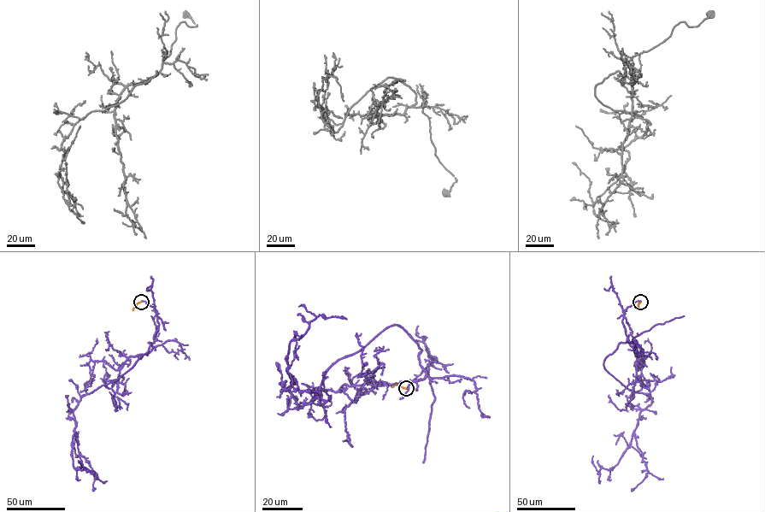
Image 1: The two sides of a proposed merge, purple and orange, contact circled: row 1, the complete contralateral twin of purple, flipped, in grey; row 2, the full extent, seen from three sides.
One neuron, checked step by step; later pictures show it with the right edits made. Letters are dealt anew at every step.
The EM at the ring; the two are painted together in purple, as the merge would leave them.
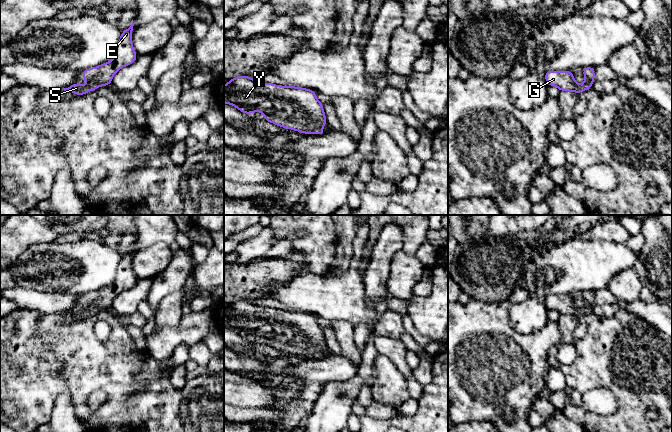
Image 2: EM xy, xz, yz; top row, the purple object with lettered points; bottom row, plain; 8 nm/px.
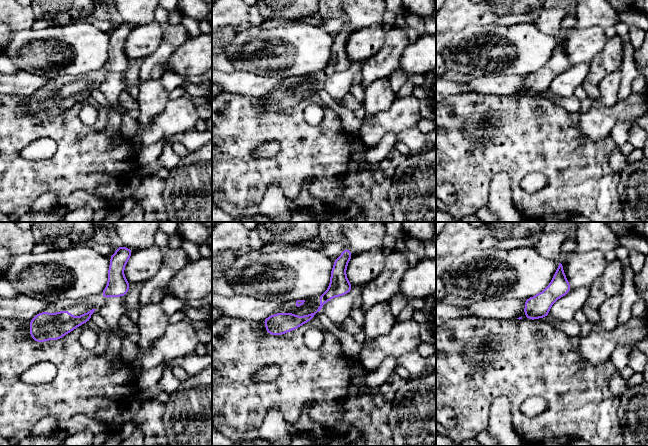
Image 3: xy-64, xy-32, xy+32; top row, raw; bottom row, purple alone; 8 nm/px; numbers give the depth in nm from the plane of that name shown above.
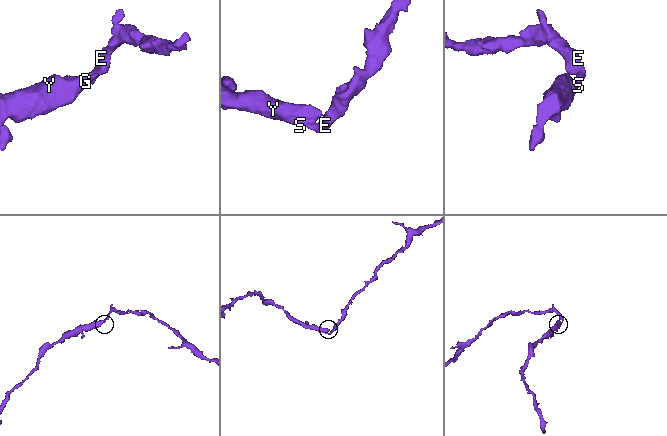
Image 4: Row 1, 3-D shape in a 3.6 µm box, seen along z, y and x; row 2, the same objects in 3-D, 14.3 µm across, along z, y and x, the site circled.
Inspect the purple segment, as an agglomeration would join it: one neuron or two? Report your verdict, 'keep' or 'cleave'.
keep

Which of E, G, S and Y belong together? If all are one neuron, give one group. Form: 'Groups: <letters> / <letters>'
Groups: E G S Y

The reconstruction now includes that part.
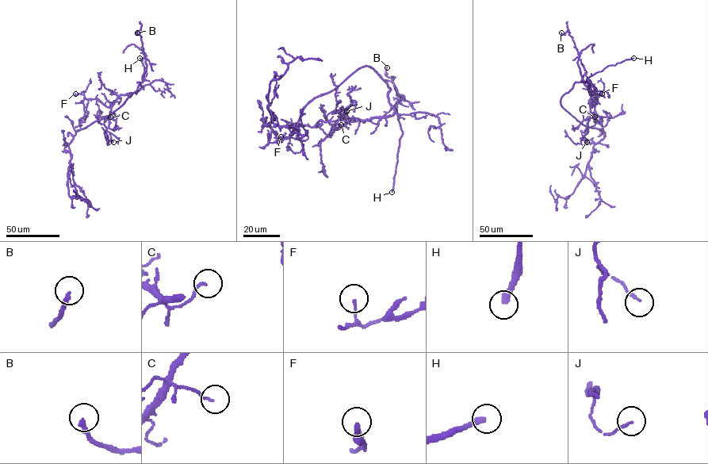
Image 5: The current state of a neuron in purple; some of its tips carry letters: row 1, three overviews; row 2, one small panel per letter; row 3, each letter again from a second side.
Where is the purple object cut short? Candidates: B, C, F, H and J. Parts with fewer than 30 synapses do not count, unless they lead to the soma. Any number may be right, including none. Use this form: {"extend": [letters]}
{"extend": ["H"]}

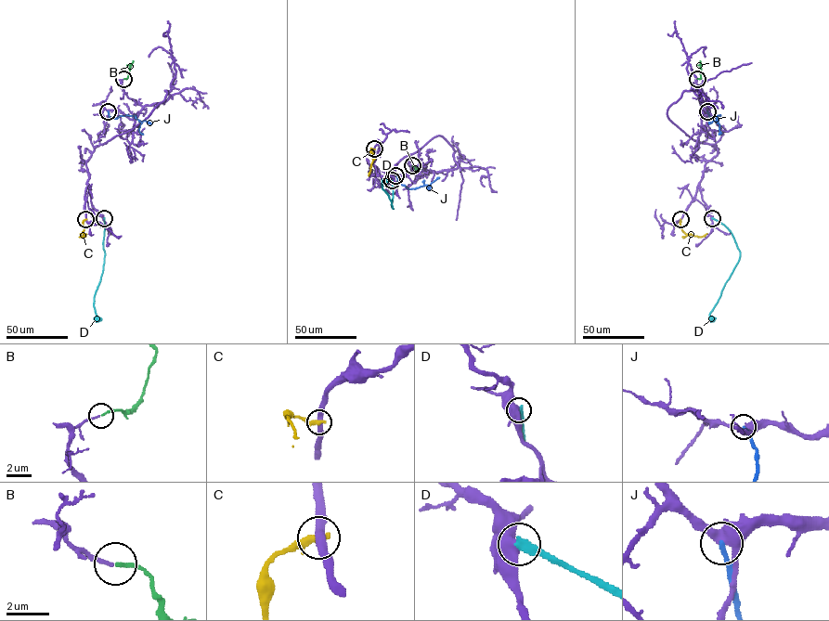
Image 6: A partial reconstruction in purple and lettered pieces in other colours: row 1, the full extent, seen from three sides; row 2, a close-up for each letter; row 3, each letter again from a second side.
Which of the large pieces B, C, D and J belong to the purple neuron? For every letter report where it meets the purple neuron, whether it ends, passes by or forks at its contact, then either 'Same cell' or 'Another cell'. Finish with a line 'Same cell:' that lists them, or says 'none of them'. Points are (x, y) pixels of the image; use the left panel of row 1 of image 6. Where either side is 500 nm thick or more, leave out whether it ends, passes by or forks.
B: Touches purple at (123, 79). It ends there. Same cell
C: Touches purple at (85, 219). It ends there. Another cell
D: Touches purple at (104, 218). Another cell
J: Touches purple at (108, 111). It ends there. Another cell
Same cell: B

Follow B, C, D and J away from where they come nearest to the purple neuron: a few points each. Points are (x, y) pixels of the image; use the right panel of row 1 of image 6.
B: (697, 79), (701, 78), (700, 60)
C: (680, 219), (682, 230), (686, 234), (702, 237), (706, 234)
D: (712, 218), (729, 229), (740, 252), (739, 261), (710, 314), (713, 321)
J: (707, 111), (712, 117), (720, 115), (718, 115), (717, 120), (718, 134)

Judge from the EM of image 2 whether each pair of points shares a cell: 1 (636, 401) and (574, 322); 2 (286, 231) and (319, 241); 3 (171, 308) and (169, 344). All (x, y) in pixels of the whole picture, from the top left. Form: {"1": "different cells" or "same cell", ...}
{"1": "same cell", "2": "same cell", "3": "different cells"}

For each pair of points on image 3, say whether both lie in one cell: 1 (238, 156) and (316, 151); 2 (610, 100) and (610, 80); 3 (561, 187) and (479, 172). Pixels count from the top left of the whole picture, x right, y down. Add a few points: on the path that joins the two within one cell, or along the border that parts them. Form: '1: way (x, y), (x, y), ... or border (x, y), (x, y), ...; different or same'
1: way (257, 166), (291, 166), (297, 160); same
2: way (610, 95), (610, 85); same
3: way (544, 166), (540, 162), (500, 162); same

